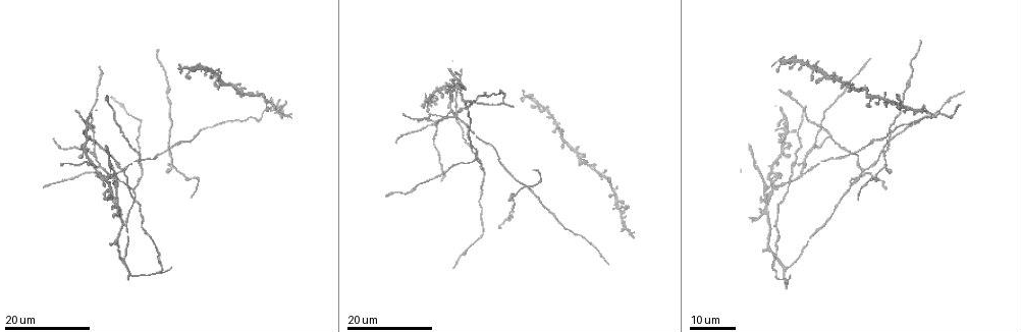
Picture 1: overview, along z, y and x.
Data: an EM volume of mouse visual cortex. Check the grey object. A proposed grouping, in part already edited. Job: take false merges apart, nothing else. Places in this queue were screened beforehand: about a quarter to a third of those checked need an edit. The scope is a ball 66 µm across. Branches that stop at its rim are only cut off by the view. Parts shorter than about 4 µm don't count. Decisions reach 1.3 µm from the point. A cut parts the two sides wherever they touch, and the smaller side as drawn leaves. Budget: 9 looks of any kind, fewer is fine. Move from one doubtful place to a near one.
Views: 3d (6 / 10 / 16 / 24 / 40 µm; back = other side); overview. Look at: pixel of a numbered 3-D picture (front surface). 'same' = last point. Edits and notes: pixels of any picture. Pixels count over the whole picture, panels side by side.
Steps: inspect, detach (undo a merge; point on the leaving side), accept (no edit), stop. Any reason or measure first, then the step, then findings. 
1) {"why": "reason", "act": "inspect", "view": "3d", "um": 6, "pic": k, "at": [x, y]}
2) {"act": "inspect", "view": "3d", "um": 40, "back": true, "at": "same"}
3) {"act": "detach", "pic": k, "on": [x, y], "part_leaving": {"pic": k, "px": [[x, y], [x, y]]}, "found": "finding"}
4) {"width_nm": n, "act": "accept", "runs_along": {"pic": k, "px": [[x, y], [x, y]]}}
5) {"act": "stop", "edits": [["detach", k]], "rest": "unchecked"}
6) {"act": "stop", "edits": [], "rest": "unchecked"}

{"act": "inspect", "view": "3d", "um": 24, "pic": 1, "at": [171, 153]}

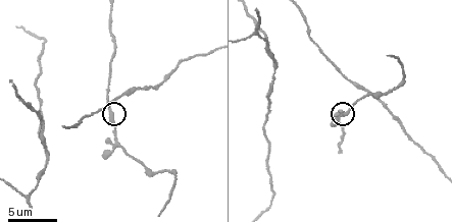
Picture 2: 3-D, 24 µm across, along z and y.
{"act": "inspect", "view": "3d", "um": 6, "pic": 2, "at": [111, 116]}

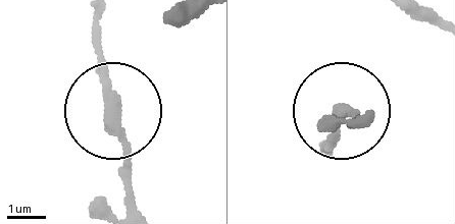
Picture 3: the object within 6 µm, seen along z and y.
{"act": "accept", "found": "all the same neuron"}

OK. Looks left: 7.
{"why": "small branch off a trunk", "act": "inspect", "view": "3d", "um": 16, "pic": 1, "at": [804, 167]}

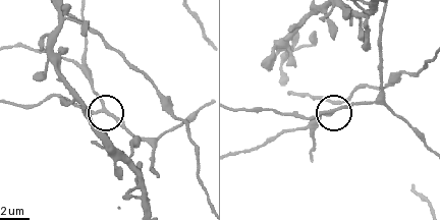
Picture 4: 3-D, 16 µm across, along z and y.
{"act": "inspect", "view": "3d", "um": 10, "pic": 4, "at": [103, 111]}

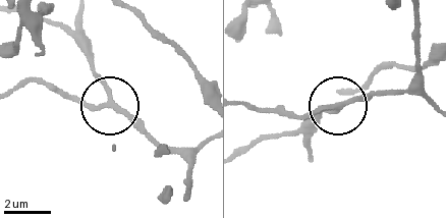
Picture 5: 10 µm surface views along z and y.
{"act": "accept", "runs_along": {"pic": 5, "px": [[434, 107], [416, 95], [357, 95], [289, 118]]}, "found": "one neuron here"}

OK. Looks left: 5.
{"why": "three-way junction", "act": "inspect", "view": "3d", "um": 10, "pic": 2, "at": [26, 198]}

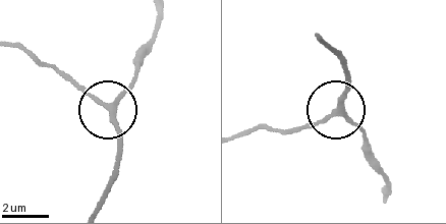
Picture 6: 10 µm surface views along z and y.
{"arms": 3, "act": "accept", "found": "all the same neuron"}

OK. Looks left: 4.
{"why": "four or more arms meet", "act": "inspect", "view": "3d", "um": 24, "pic": 1, "at": [115, 199]}

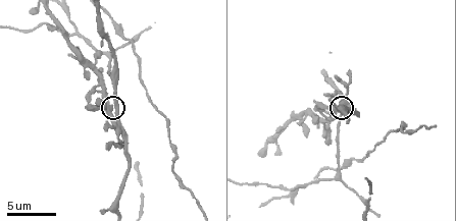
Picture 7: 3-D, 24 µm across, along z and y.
{"why": "zoom in", "act": "inspect", "view": "3d", "um": 10, "pic": 7, "at": [112, 107]}

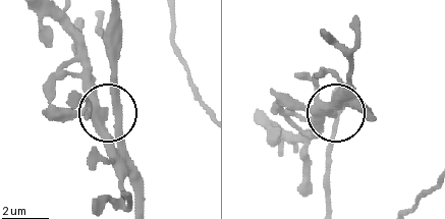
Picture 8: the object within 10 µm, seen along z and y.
{"side_arm_um": 31, "act": "accept", "found": "continuous, no second neuron"}

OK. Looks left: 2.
{"act": "stop", "edits": [], "rest": "unchecked"}

